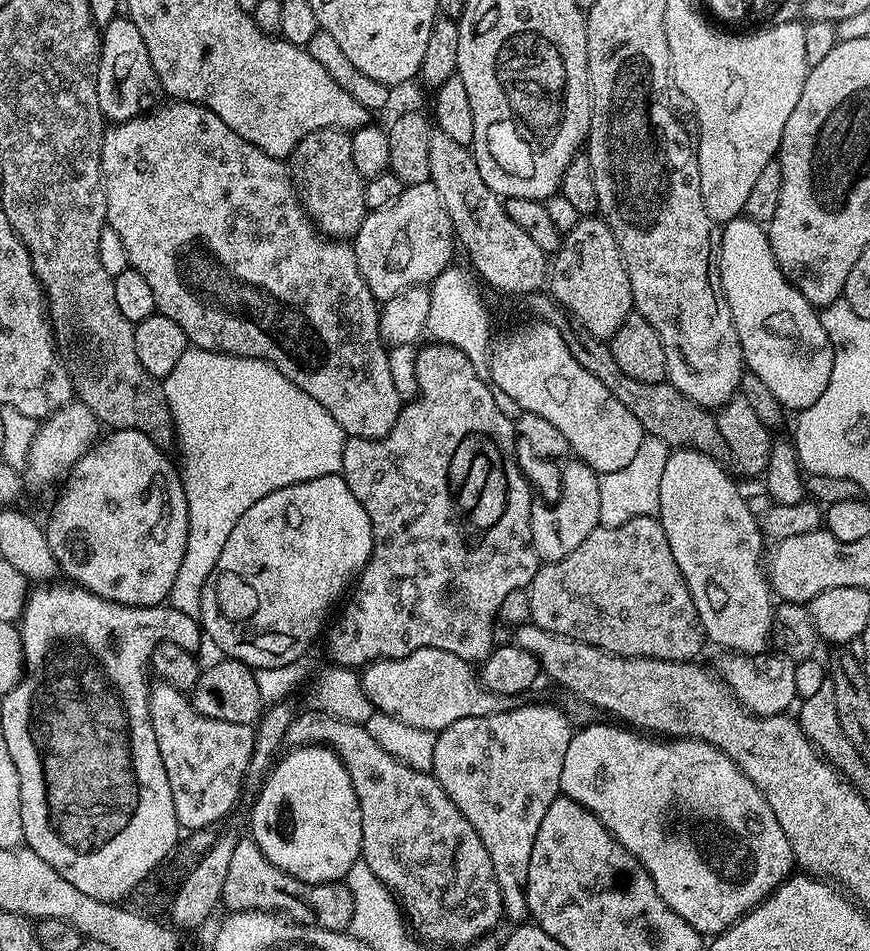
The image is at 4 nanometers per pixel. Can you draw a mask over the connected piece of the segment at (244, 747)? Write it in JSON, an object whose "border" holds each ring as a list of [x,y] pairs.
{"border":[[[163,682],[148,692],[147,723],[154,726],[154,738],[158,738],[158,754],[162,754],[162,766],[166,766],[166,778],[170,778],[170,794],[174,794],[174,814],[181,829],[212,828],[231,810],[244,788],[244,775],[250,766],[250,754],[254,750],[255,727],[238,722],[218,722],[206,718],[194,710],[191,699],[177,692],[174,686]]]}

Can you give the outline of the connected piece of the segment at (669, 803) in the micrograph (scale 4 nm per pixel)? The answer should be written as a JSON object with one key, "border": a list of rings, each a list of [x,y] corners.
{"border":[[[616,722],[608,723],[612,724],[588,724],[581,732],[580,729],[573,731],[572,741],[566,750],[566,762],[562,762],[561,793],[584,808],[589,808],[600,819],[602,826],[610,830],[612,837],[627,852],[634,854],[634,858],[650,874],[658,894],[662,894],[662,902],[666,902],[666,906],[670,906],[674,914],[686,918],[686,922],[690,922],[690,926],[694,926],[694,930],[701,934],[725,932],[731,924],[743,918],[757,904],[761,904],[778,885],[793,875],[794,854],[790,850],[790,842],[786,842],[786,834],[782,834],[782,826],[778,826],[778,818],[774,818],[774,810],[770,810],[770,802],[766,802],[758,786],[754,786],[754,782],[750,782],[750,778],[742,774],[740,767],[712,744],[691,738],[653,738]]]}

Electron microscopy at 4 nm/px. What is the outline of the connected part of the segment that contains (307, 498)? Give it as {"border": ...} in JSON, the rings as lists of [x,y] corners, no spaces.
{"border":[[[343,475],[323,476],[290,486],[282,486],[282,490],[274,490],[274,494],[266,494],[266,498],[258,498],[258,502],[254,502],[254,506],[250,506],[250,510],[246,510],[246,514],[242,514],[242,518],[238,518],[238,526],[234,526],[234,530],[230,530],[230,538],[226,538],[226,546],[222,546],[222,554],[218,554],[218,562],[214,566],[210,578],[206,578],[206,586],[202,590],[199,623],[204,623],[205,634],[224,651],[221,653],[227,659],[247,664],[253,670],[281,668],[287,664],[297,663],[301,659],[300,655],[315,642],[316,635],[320,631],[320,635],[325,631],[324,619],[327,618],[328,611],[332,607],[335,609],[341,603],[342,597],[349,591],[350,585],[359,577],[360,571],[367,566],[371,553],[372,523],[362,502],[358,502],[358,498],[354,498]]]}

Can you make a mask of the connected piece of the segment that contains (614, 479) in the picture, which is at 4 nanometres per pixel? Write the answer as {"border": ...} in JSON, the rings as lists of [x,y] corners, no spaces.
{"border":[[[645,435],[642,446],[638,446],[638,454],[622,470],[606,472],[600,476],[598,486],[600,527],[613,528],[630,522],[632,518],[643,516],[659,517],[658,486],[662,486],[662,470],[666,470],[668,444],[654,436]]]}

